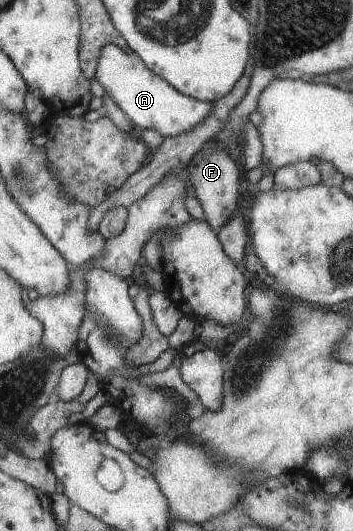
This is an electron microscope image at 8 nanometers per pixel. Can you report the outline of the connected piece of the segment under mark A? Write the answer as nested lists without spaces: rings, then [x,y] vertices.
[[[107,44],[101,50],[95,78],[132,123],[146,130],[155,129],[163,137],[192,130],[209,115],[212,108],[212,103],[200,102],[179,93],[168,81],[153,73],[133,51],[127,53],[113,44]]]

